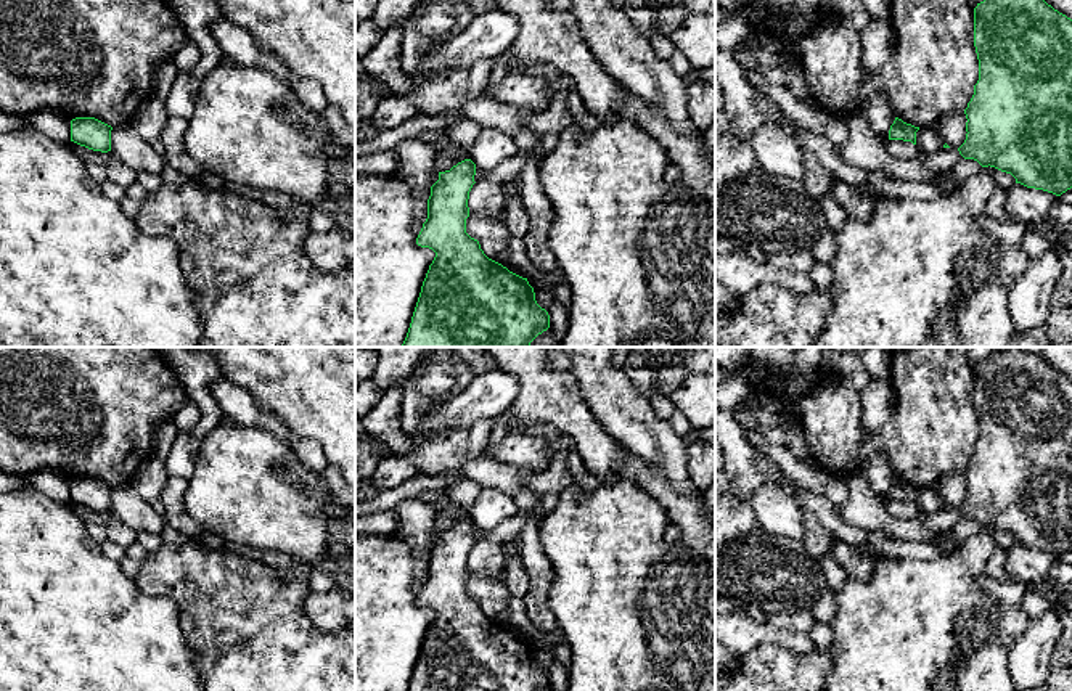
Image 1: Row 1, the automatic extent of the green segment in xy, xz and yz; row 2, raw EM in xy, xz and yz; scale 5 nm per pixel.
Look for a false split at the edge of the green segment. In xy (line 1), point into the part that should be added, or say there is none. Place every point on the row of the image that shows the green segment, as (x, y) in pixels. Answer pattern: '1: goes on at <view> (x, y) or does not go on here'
1: does not go on here

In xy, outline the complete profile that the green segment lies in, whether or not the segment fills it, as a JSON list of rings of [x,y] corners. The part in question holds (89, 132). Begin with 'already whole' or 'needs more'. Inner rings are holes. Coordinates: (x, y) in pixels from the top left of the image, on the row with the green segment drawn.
already whole | [[[76,117],[71,121],[71,141],[93,151],[111,151],[113,127],[95,117]]]

